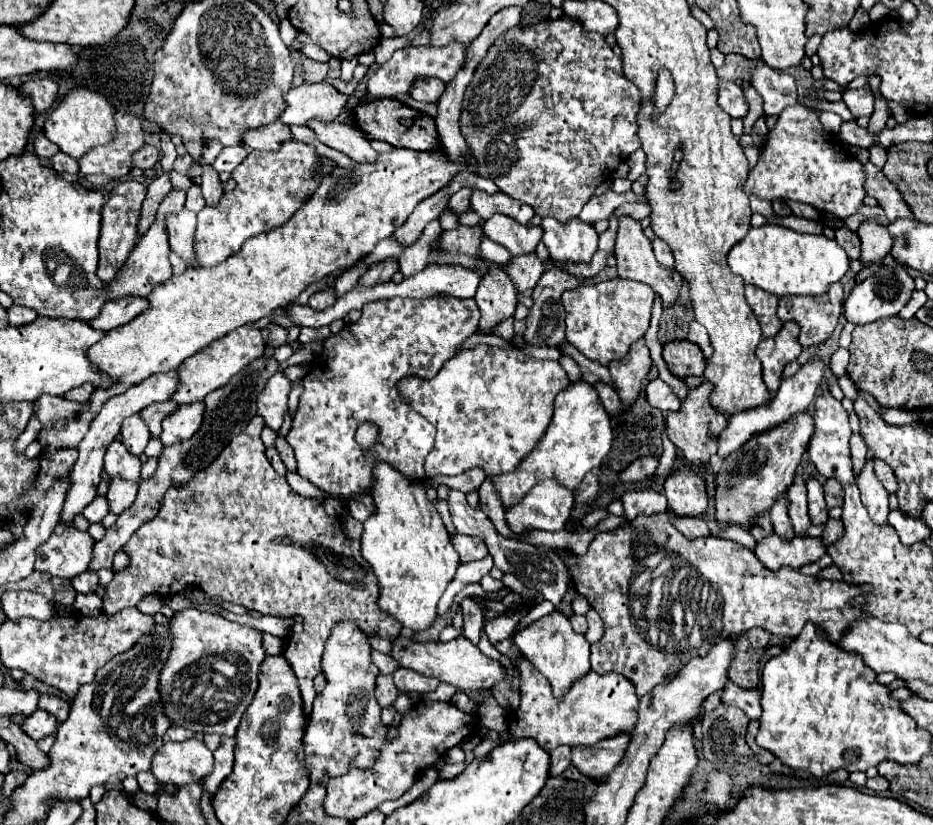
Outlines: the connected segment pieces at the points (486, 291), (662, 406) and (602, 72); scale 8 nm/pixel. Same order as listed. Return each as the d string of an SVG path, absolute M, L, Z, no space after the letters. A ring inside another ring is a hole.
M492 268L480 282L478 292L474 296L482 318L478 326L478 334L492 334L492 330L506 318L514 316L516 310L516 286L506 276L504 270Z
M660 378L648 382L646 396L648 396L650 406L654 406L654 408L658 408L662 412L670 412L670 410L678 410L680 408L680 400L674 394L674 390L666 382L662 382Z
M562 16L558 20L540 22L538 26L514 26L512 30L508 30L506 34L502 34L494 42L494 46L488 50L486 58L476 68L472 82L468 84L468 88L464 92L460 130L462 130L462 136L466 138L470 150L474 152L474 156L478 160L478 174L480 176L492 180L508 196L532 206L536 210L536 214L552 216L558 222L570 222L572 218L576 218L580 214L582 206L594 196L596 188L616 172L618 164L628 160L630 154L634 154L640 148L638 124L636 124L638 110L640 110L638 88L632 82L626 80L626 76L622 72L622 60L604 42L604 36L594 34L594 32L584 32L582 26L576 20L572 20L568 16Z

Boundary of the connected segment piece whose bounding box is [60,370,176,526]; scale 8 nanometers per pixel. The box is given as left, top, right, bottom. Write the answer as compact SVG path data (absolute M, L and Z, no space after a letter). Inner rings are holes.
M168 370L168 374L154 374L152 378L146 378L144 382L140 382L140 386L132 386L128 392L112 396L102 410L98 412L98 416L94 418L94 422L90 424L90 430L86 432L84 440L78 444L80 456L70 472L70 484L66 490L66 500L60 512L60 522L70 526L72 518L82 514L82 510L94 500L96 496L96 488L100 482L100 474L102 474L102 458L104 458L104 450L106 446L116 438L116 434L120 432L120 424L124 418L138 414L142 408L154 404L154 402L164 402L172 398L172 390L176 390L176 370Z

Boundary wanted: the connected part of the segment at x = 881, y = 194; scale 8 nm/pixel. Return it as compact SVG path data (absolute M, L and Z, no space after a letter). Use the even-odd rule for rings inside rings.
M872 162L864 164L864 188L868 196L878 200L888 222L894 222L898 218L912 218L912 212L908 204L902 200L898 188Z

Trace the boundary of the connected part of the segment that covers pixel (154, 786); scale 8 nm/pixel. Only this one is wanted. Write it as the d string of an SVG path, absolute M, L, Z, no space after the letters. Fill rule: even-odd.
M140 772L136 776L136 780L140 784L140 790L144 790L148 794L156 794L158 792L158 780L156 780L156 776L152 772Z

